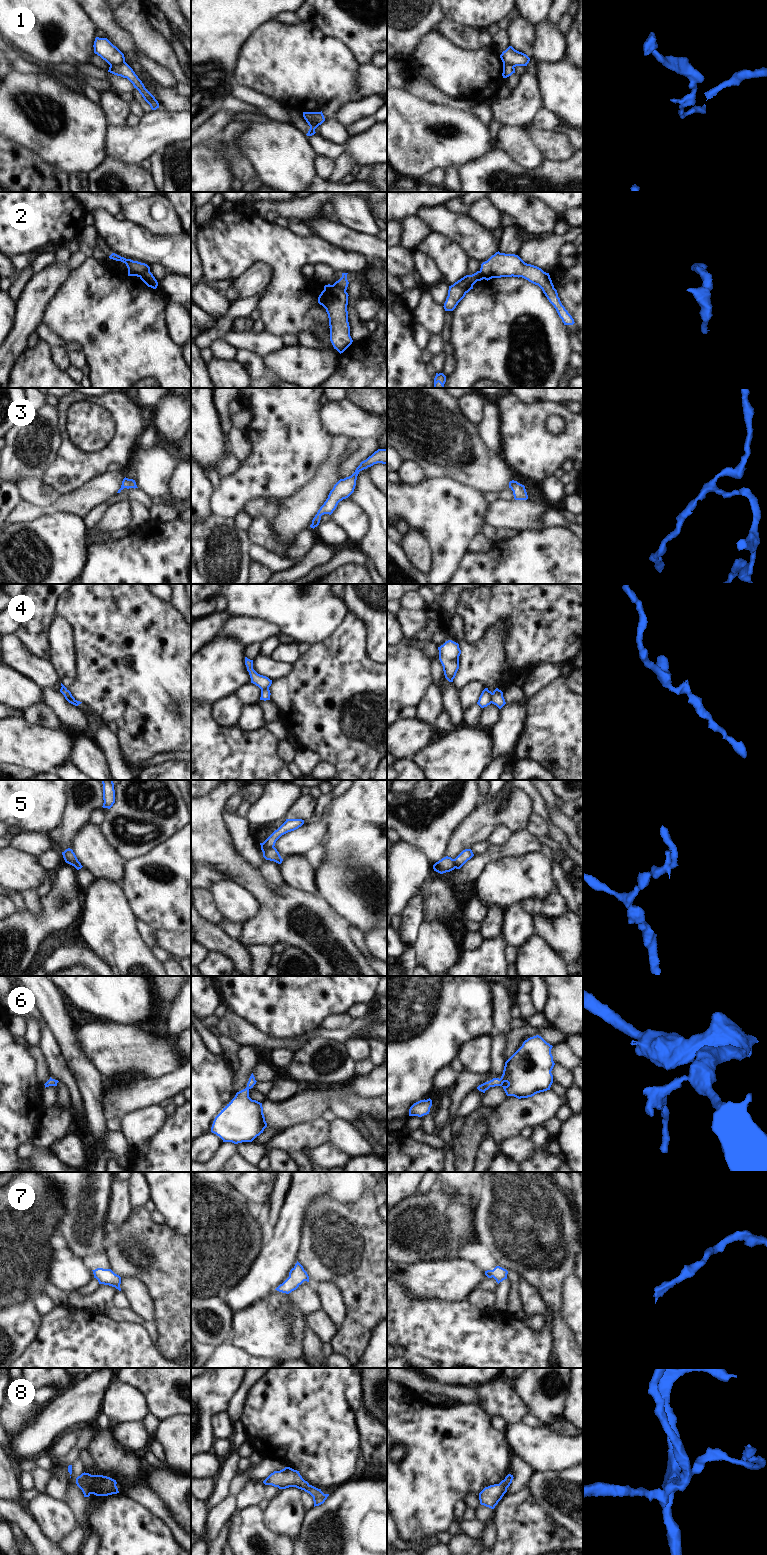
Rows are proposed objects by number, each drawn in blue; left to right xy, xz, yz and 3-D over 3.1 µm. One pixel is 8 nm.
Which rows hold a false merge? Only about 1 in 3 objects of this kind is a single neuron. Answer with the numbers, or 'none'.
1, 2, 4, 5

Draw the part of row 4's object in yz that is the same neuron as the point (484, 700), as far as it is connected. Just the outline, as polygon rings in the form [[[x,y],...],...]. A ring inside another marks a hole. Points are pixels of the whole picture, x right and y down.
[[[485,688],[479,697],[477,704],[481,708],[487,707],[488,705],[491,704],[491,696],[492,696],[492,692],[489,691],[488,688]]]

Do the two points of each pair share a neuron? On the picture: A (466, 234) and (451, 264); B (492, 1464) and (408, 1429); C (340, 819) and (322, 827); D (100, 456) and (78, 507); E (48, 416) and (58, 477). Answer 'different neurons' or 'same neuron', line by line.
A: different neurons
B: same neuron
C: different neurons
D: different neurons
E: different neurons

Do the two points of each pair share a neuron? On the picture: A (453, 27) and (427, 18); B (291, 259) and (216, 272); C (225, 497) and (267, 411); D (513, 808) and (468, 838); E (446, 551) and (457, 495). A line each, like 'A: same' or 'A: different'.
A: different
B: same
C: same
D: same
E: same

